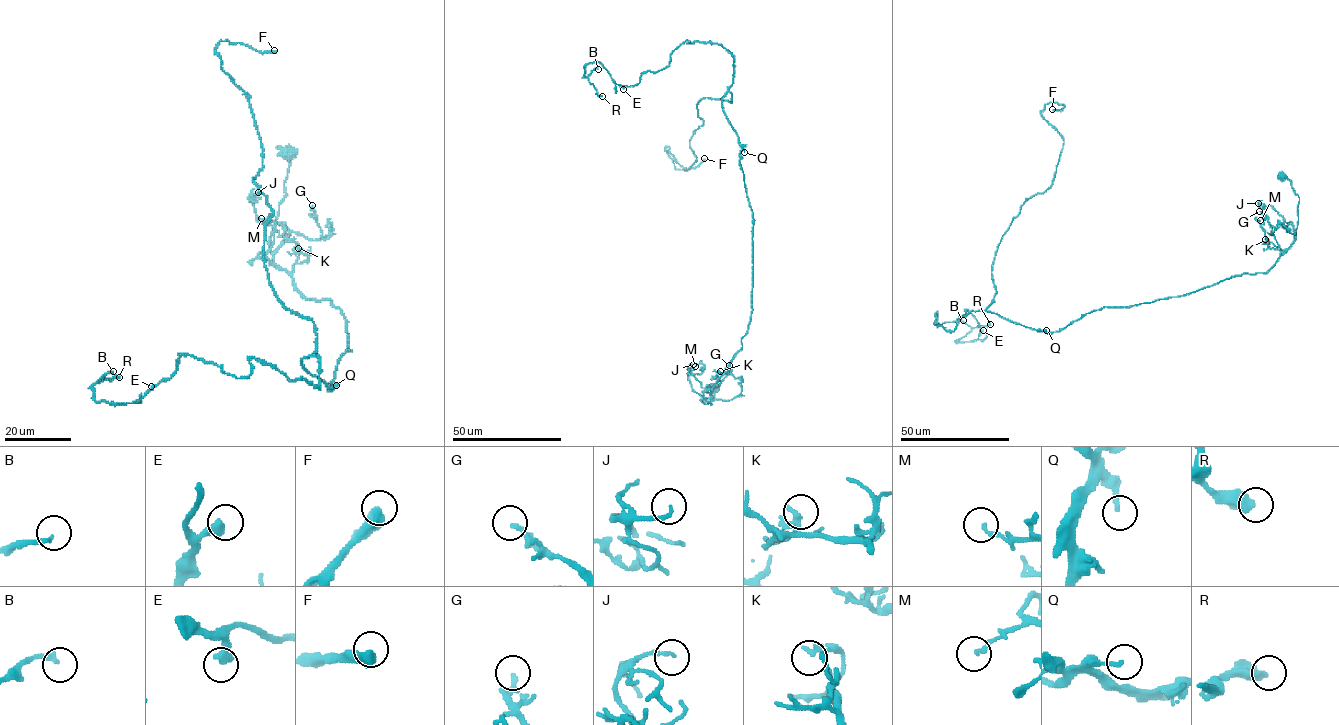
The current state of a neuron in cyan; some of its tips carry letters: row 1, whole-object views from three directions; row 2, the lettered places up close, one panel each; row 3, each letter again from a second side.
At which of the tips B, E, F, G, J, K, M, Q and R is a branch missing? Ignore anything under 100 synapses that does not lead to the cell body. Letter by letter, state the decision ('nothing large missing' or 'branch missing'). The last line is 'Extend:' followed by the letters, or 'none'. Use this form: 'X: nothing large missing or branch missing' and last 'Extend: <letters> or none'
B: nothing large missing
E: nothing large missing
F: nothing large missing
G: nothing large missing
J: nothing large missing
K: nothing large missing
M: nothing large missing
Q: nothing large missing
R: nothing large missing
Extend: none

